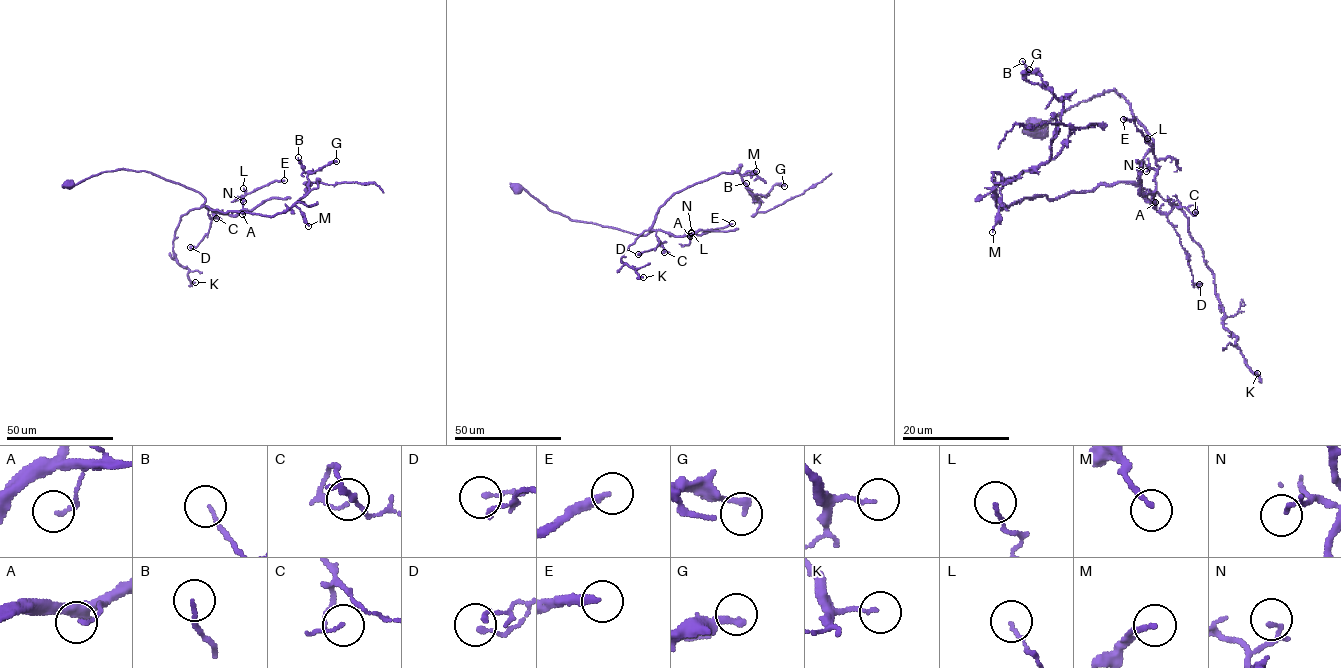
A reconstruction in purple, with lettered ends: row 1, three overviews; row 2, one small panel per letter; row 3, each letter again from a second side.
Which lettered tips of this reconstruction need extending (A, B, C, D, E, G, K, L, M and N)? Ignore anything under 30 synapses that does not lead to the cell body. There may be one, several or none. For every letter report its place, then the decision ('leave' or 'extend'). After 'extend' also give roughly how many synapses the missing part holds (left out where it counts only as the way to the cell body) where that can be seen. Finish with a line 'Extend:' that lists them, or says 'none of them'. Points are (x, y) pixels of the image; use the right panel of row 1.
A: place (1155, 202); leave
B: place (1022, 61); leave
C: place (1195, 212); leave
D: place (1199, 284); leave
E: place (1123, 119); leave
G: place (1029, 69); leave
K: place (1257, 373); leave
L: place (1147, 138); leave
M: place (992, 232); leave
N: place (1146, 171); leave
Extend: none of them

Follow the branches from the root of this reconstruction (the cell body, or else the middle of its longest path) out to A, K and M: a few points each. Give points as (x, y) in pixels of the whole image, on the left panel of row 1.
A: (67, 184), (77, 184), (106, 171), (146, 171), (198, 191), (207, 208), (235, 215), (243, 211), (242, 214)
K: (67, 184), (124, 169), (146, 171), (198, 191), (205, 202), (181, 217), (173, 242), (176, 261), (195, 282)
M: (67, 184), (106, 171), (146, 171), (198, 191), (211, 210), (272, 216), (295, 205), (308, 226)

